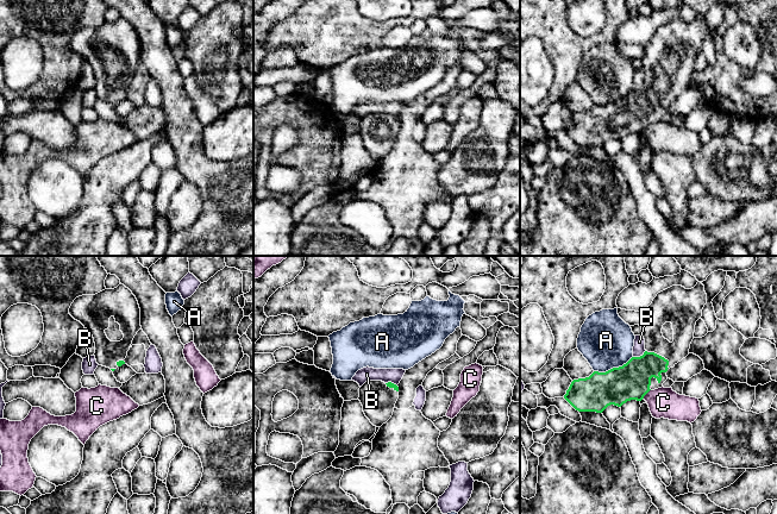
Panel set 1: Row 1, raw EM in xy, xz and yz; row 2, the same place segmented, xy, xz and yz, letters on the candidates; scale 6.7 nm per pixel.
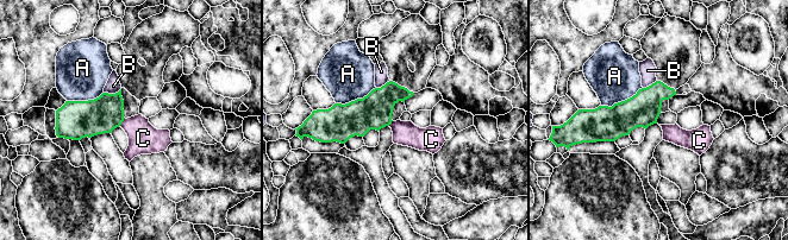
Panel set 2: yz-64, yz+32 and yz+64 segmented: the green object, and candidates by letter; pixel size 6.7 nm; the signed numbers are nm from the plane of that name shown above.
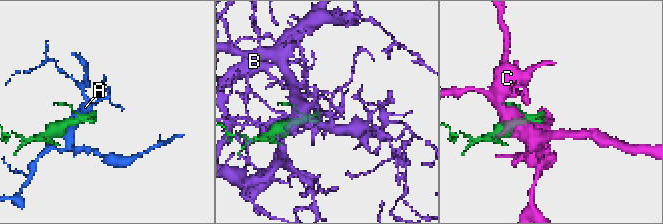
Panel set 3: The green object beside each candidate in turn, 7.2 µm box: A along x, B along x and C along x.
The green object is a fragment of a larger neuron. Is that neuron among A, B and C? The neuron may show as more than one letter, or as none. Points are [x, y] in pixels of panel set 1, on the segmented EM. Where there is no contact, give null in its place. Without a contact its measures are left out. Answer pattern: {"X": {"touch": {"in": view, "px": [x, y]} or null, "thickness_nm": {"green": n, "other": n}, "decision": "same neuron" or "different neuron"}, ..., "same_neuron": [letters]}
{"A": {"touch": {"in": "yz", "px": [613, 368]}, "thickness_nm": {"green": 240, "other": 360}, "decision": "different neuron"}, "B": {"touch": {"in": "yz", "px": [640, 356]}, "thickness_nm": {"green": 240, "other": 80}, "decision": "different neuron"}, "C": {"touch": {"in": "yz", "px": [646, 393]}, "thickness_nm": {"green": 240, "other": 200}, "decision": "different neuron"}, "same_neuron": []}

